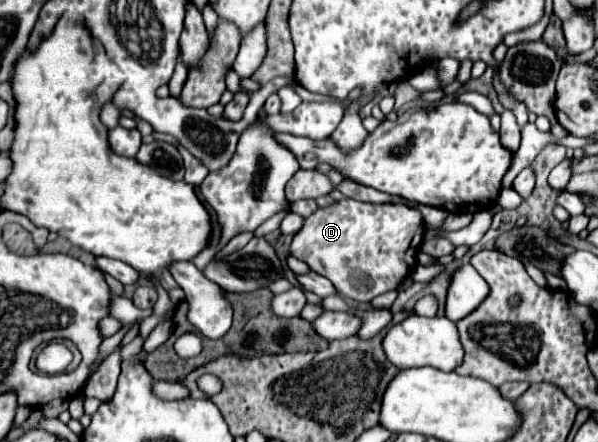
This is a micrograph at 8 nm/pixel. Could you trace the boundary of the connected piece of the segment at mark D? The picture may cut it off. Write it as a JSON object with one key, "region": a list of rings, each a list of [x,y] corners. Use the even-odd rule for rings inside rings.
{"region":[[[340,199],[332,203],[330,207],[314,211],[304,227],[294,235],[290,253],[304,261],[314,273],[320,273],[328,281],[332,281],[334,289],[348,299],[354,299],[358,303],[368,303],[374,297],[396,291],[398,285],[412,273],[412,269],[418,263],[418,251],[424,241],[424,219],[418,209],[412,209],[404,203],[362,203],[356,199]]]}

